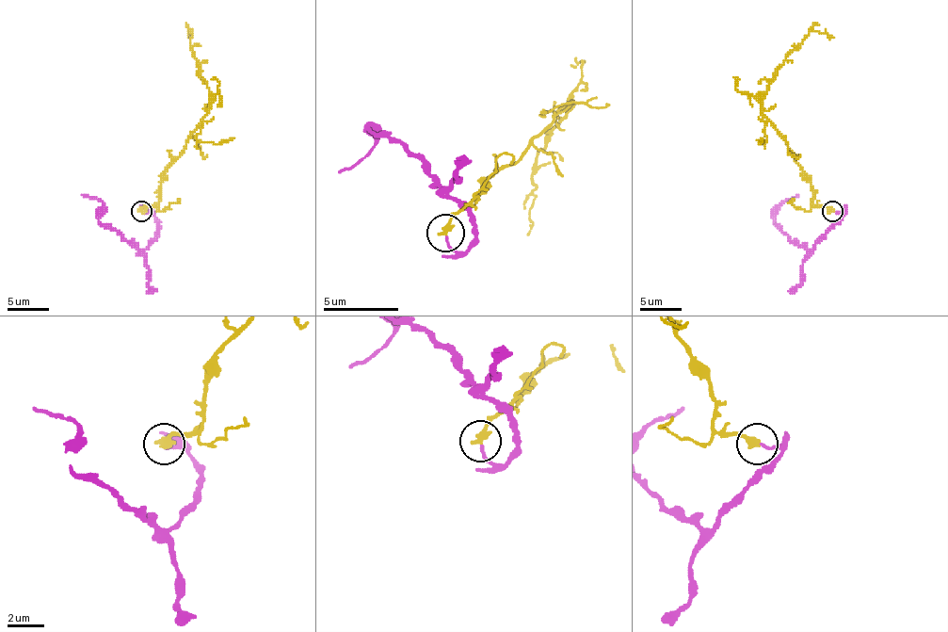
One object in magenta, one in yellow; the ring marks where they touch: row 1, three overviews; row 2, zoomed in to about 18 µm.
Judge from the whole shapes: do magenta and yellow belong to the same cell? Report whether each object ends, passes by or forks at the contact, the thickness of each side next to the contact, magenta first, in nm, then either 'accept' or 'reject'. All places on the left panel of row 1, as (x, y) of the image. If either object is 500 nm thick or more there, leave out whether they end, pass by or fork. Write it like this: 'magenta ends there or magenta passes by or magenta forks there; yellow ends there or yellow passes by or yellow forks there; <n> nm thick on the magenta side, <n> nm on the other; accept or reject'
magenta ends there; yellow ends there; 140 nm thick on the magenta side, 420 nm on the other; reject

